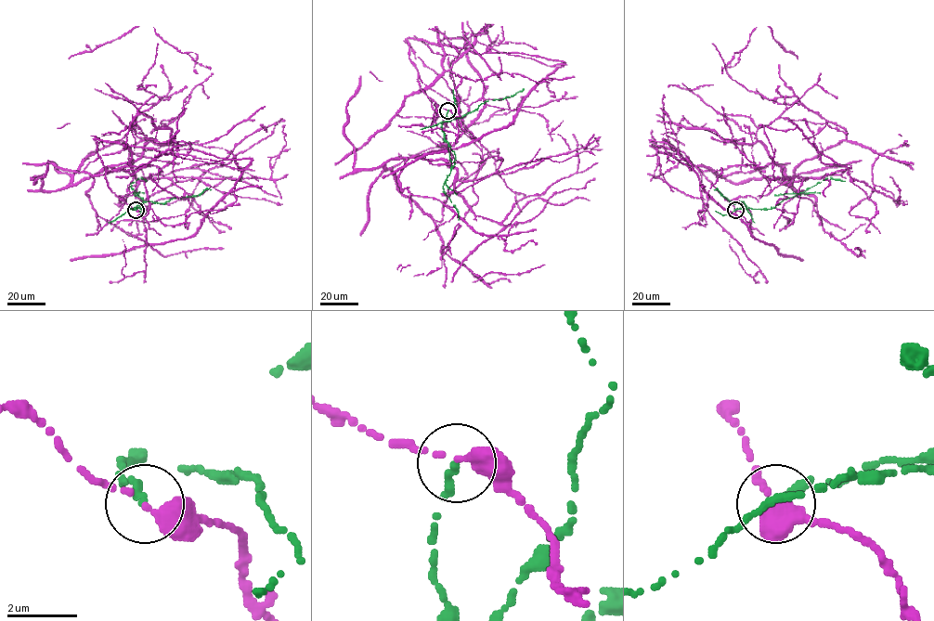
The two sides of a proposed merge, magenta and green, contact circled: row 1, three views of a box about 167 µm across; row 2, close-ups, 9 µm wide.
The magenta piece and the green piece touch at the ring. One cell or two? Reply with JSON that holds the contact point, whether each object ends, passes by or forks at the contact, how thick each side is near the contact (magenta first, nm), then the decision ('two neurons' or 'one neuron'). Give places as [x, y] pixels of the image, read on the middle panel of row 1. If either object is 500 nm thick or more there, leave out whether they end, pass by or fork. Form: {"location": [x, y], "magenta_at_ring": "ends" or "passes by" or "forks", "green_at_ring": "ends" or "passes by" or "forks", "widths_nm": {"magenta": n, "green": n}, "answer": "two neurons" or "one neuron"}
{"location": [447, 110], "magenta_at_ring": "passes by", "green_at_ring": "ends", "widths_nm": {"magenta": 260, "green": 240}, "answer": "two neurons"}

